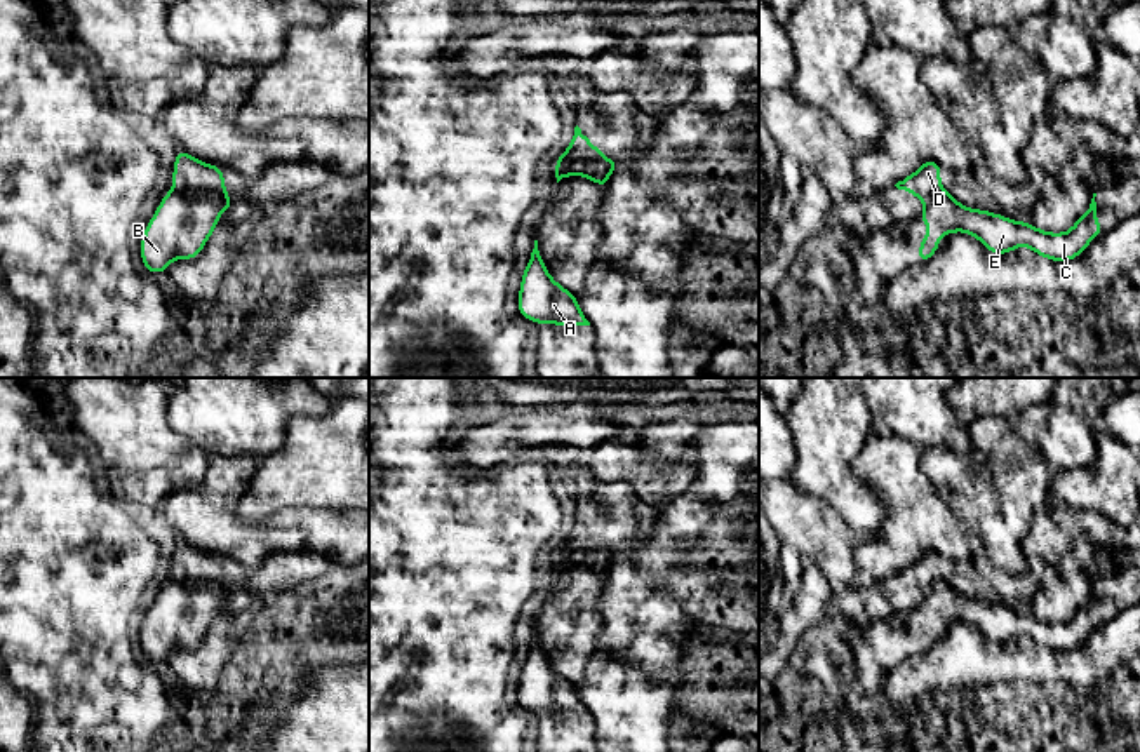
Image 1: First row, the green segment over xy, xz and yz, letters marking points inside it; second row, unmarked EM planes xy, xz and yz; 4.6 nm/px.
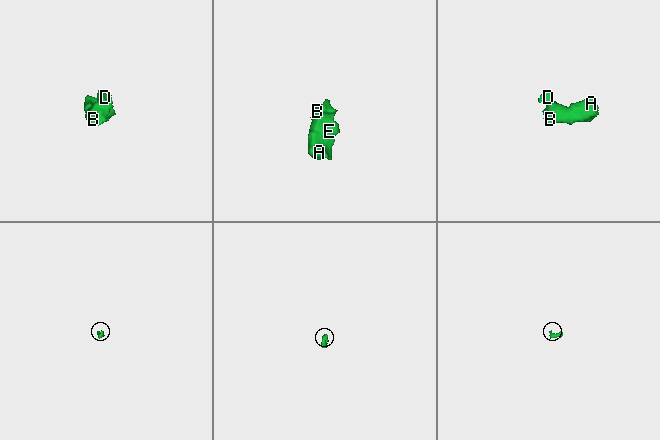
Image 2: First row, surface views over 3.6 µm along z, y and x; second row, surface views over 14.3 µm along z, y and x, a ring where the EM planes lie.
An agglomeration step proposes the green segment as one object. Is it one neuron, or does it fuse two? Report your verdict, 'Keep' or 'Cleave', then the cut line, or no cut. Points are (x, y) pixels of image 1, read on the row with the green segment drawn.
Cleave. Split along xy (173, 188), (180, 192), (220, 192), (227, 197)

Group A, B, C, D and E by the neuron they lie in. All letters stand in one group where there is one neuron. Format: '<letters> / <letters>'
A B C E / D

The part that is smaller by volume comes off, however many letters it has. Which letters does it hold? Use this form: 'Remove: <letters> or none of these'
Remove: D

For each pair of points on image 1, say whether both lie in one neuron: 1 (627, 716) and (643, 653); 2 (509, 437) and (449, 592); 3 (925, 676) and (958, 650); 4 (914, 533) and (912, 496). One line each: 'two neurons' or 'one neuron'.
1: one neuron
2: two neurons
3: one neuron
4: one neuron

